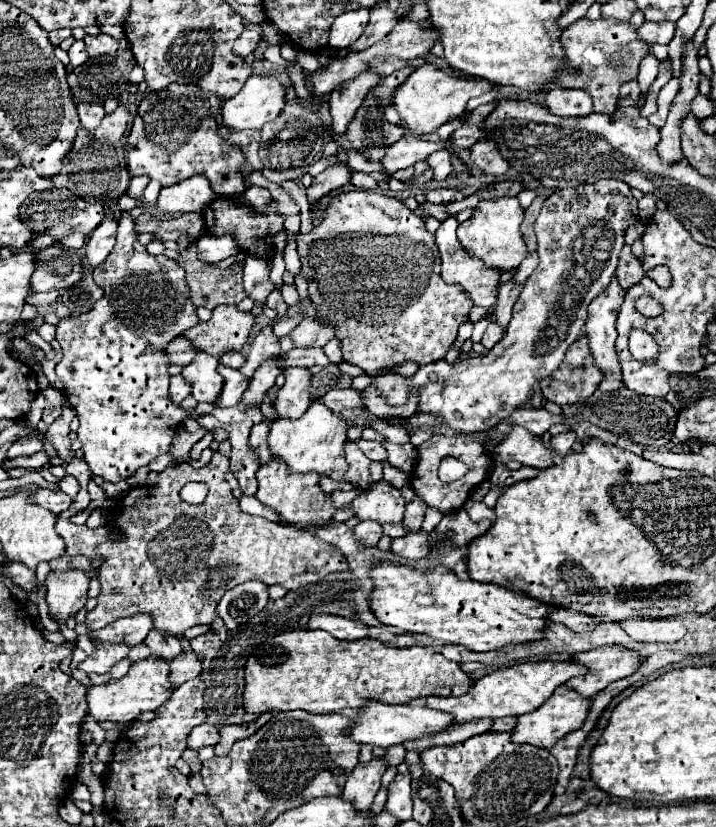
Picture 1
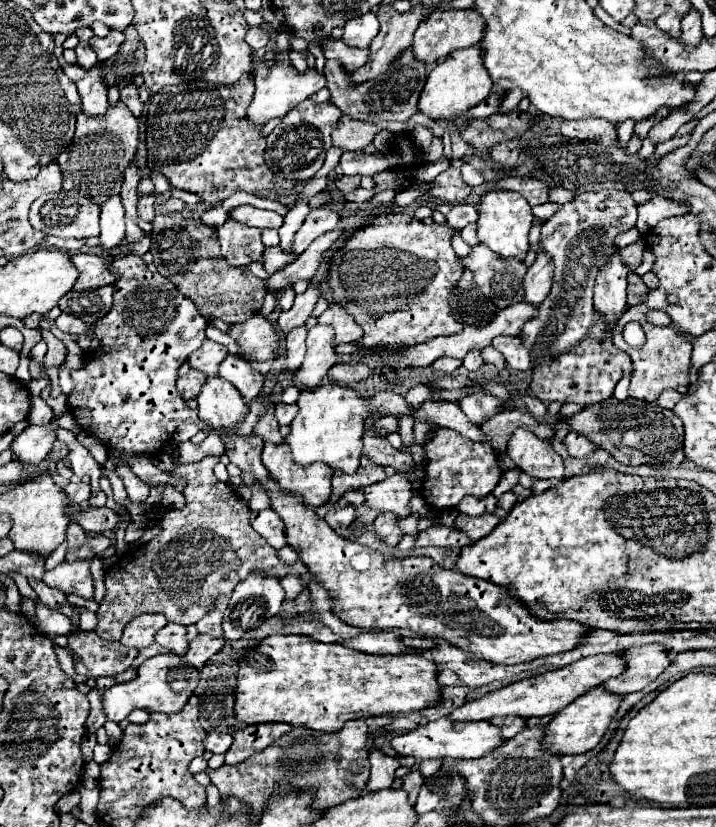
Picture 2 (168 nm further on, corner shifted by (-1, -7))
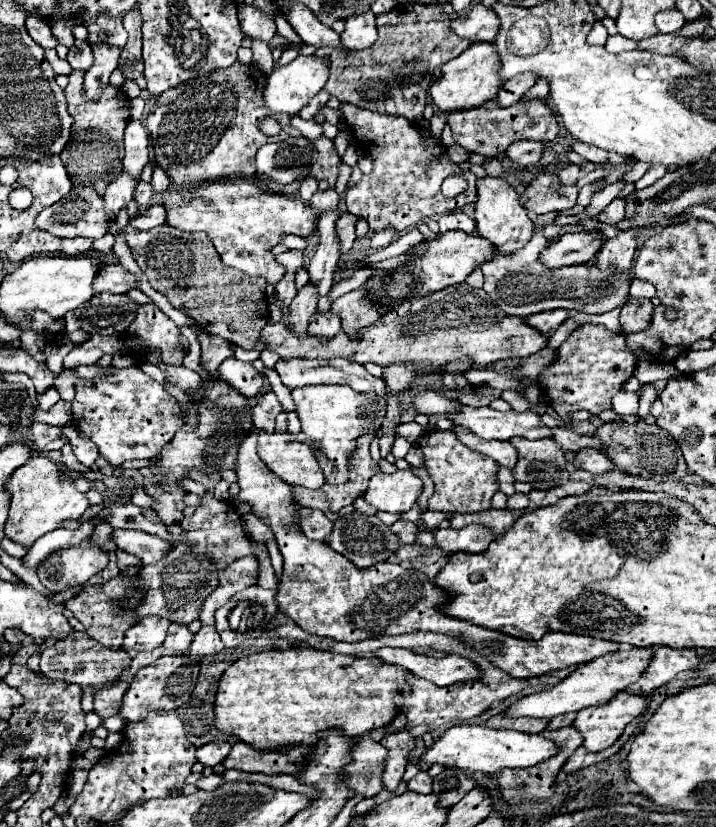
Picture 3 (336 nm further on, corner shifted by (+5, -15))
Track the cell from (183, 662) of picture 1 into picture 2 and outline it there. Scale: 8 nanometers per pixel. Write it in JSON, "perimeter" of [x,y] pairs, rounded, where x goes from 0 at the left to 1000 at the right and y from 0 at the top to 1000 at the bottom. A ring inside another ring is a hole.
{"perimeter":[[[274,769],[274,771],[265,776],[265,784],[263,784],[257,798],[260,798],[265,805],[282,810],[282,805],[293,798],[293,793],[299,793],[304,786],[310,786],[313,776],[316,776],[313,771]]]}

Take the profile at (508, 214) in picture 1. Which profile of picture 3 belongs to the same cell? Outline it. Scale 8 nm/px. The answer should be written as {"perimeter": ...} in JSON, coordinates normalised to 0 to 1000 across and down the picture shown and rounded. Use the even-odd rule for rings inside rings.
{"perimeter":[[[673,215],[668,218],[668,242],[662,247],[662,266],[668,285],[684,290],[698,307],[718,307],[721,302],[732,300],[743,285],[746,268],[740,259],[723,242],[718,227],[701,215]]]}

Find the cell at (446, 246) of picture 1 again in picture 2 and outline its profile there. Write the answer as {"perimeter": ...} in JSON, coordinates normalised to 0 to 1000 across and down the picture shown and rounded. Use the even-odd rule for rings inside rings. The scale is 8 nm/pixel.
{"perimeter":[[[668,295],[651,312],[645,312],[645,319],[648,324],[659,326],[665,346],[696,372],[732,365],[732,348],[726,348],[726,336],[732,339],[732,329],[737,324],[729,314],[704,314],[682,297]]]}

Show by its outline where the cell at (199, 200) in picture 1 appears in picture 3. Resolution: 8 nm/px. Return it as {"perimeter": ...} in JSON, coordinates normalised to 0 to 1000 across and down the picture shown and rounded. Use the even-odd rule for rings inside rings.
{"perimeter":[[[218,247],[218,249],[209,249],[204,256],[187,261],[182,266],[182,273],[193,276],[193,278],[209,278],[209,276],[223,273],[229,268],[232,268],[232,252],[223,249],[223,247]]]}

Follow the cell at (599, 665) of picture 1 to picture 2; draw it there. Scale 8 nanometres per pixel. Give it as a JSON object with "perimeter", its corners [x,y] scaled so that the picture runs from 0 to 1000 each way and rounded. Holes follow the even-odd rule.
{"perimeter":[[[899,779],[891,784],[880,784],[874,788],[877,813],[863,820],[852,820],[844,832],[860,839],[880,839],[899,834],[908,825],[913,825],[933,805],[933,784],[925,779]]]}

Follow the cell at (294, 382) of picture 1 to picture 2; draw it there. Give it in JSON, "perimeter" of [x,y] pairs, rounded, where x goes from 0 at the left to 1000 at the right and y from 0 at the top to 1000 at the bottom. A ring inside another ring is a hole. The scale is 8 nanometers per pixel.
{"perimeter":[[[441,392],[430,401],[430,409],[427,409],[430,426],[419,447],[411,455],[411,462],[419,469],[439,472],[441,467],[450,464],[458,447],[466,440],[472,440],[472,428],[469,428],[469,418],[464,416],[464,409],[466,409],[466,401],[461,392]]]}

